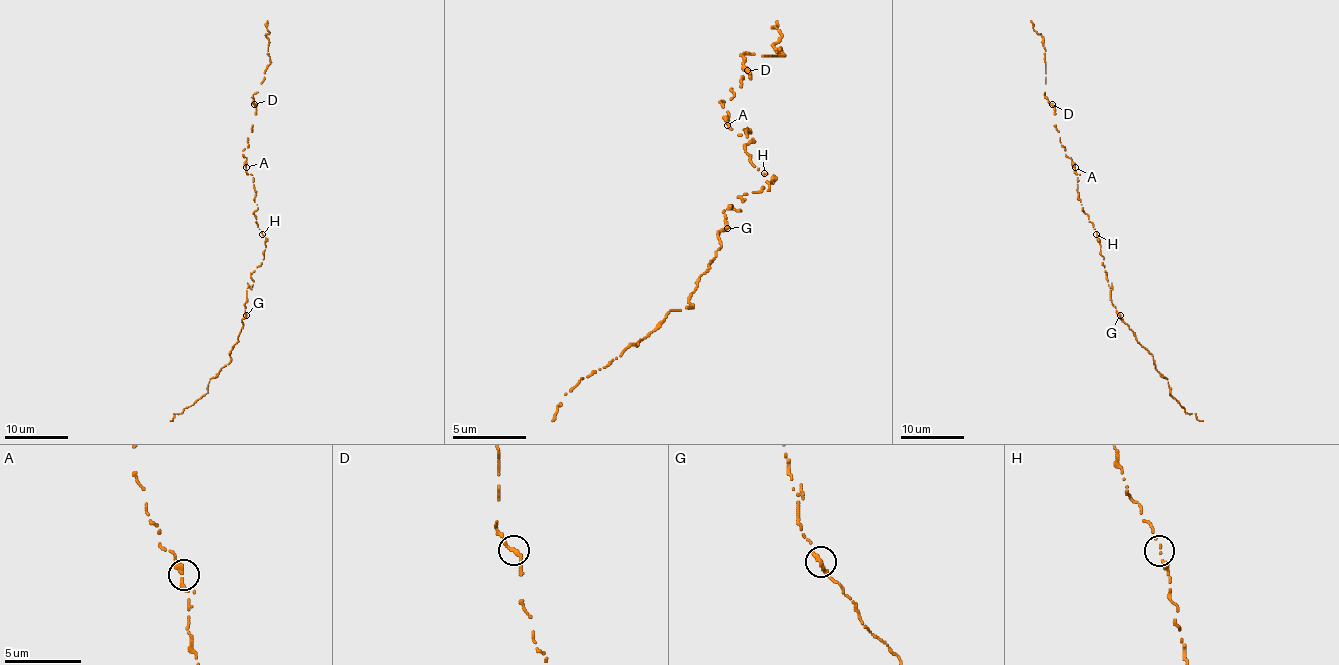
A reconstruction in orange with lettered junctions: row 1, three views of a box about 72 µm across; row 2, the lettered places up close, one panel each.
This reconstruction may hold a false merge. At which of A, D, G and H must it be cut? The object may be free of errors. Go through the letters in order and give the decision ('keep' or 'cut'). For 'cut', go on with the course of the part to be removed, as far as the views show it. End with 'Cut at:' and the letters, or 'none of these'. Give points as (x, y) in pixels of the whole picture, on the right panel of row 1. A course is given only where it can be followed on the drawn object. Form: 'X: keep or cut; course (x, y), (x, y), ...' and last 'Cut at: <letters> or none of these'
A: keep
D: keep
G: keep
H: keep
Cut at: none of these

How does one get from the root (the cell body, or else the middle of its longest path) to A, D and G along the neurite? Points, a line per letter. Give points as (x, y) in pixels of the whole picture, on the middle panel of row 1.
A: (764, 173), (750, 162), (750, 128), (739, 136), (727, 125)
D: (764, 173), (750, 162), (750, 128), (739, 136), (720, 103), (750, 77), (746, 69)
G: (764, 173), (772, 176), (768, 191), (761, 187), (739, 195), (746, 198), (742, 209), (727, 206), (727, 228)

